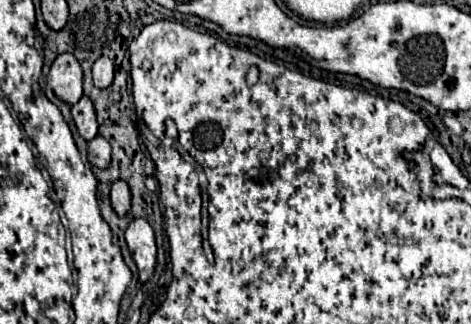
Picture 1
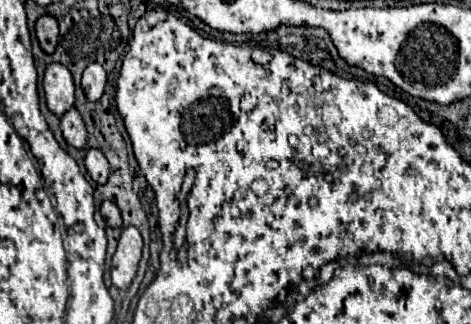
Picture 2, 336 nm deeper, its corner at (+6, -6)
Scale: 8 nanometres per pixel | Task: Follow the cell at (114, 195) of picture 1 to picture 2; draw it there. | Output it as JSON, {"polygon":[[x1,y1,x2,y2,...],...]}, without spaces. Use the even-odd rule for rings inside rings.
{"polygon":[[108,200,102,202,100,212,102,212,102,216,104,216,104,220,110,228,120,228,122,226,122,216,120,216,120,210,114,202,108,202]]}

